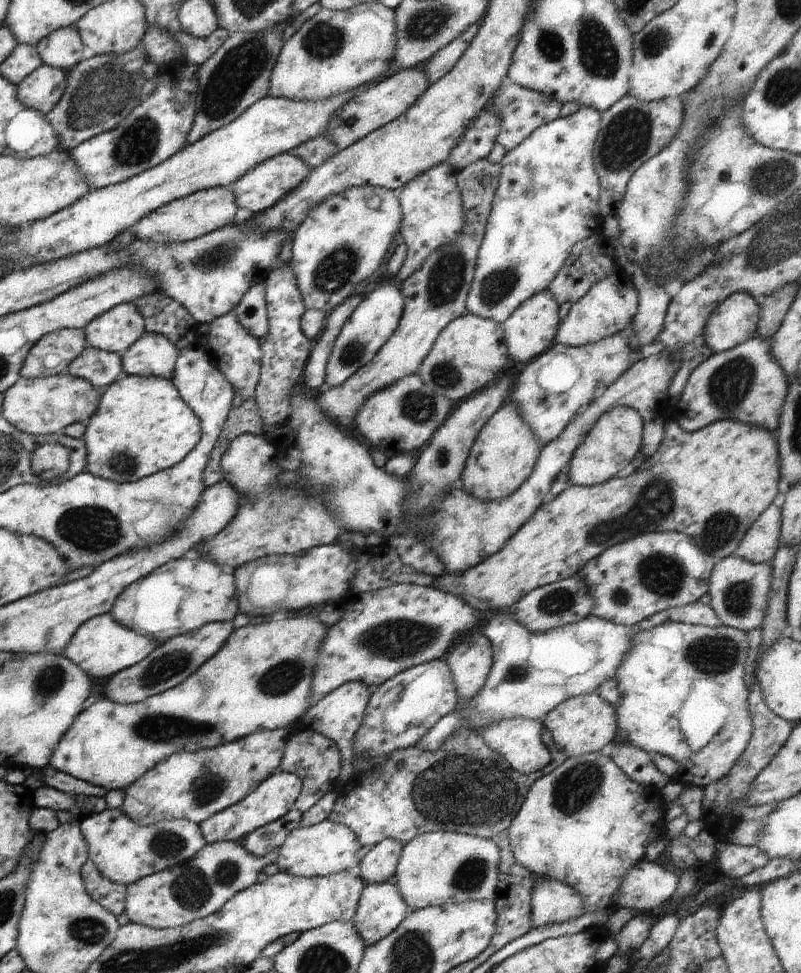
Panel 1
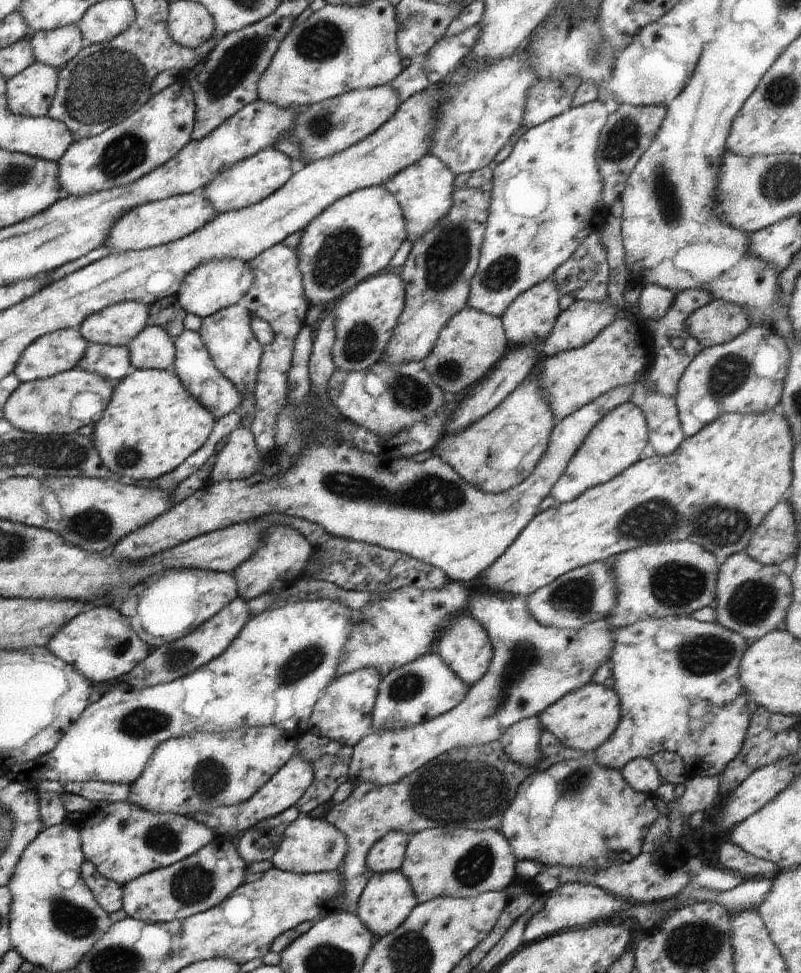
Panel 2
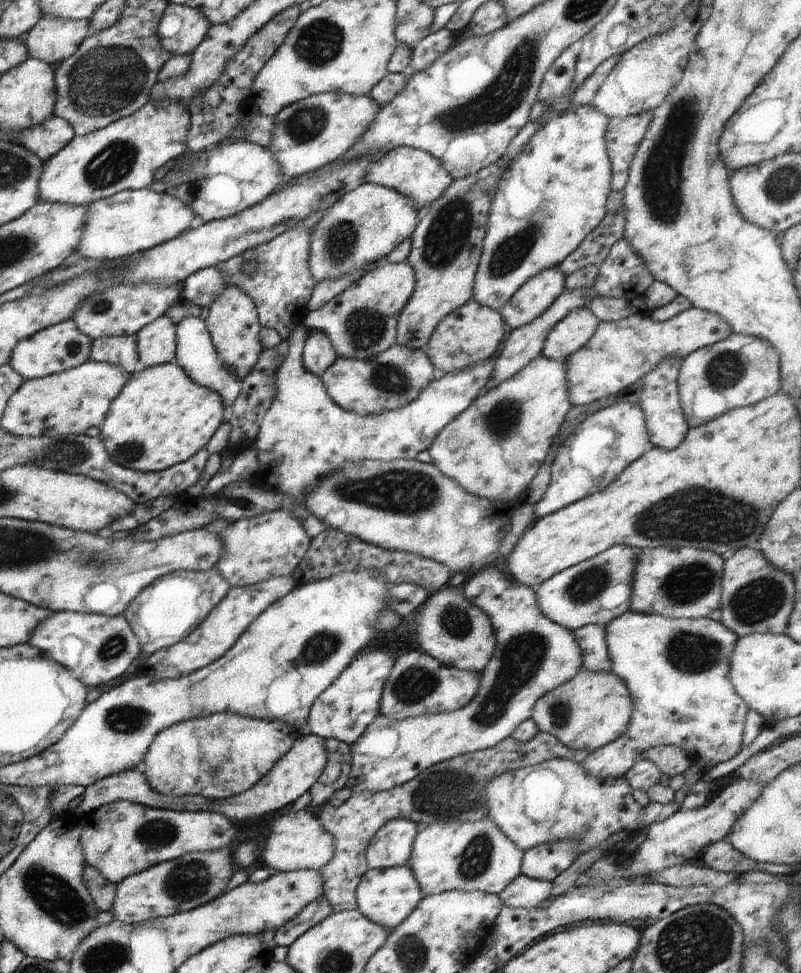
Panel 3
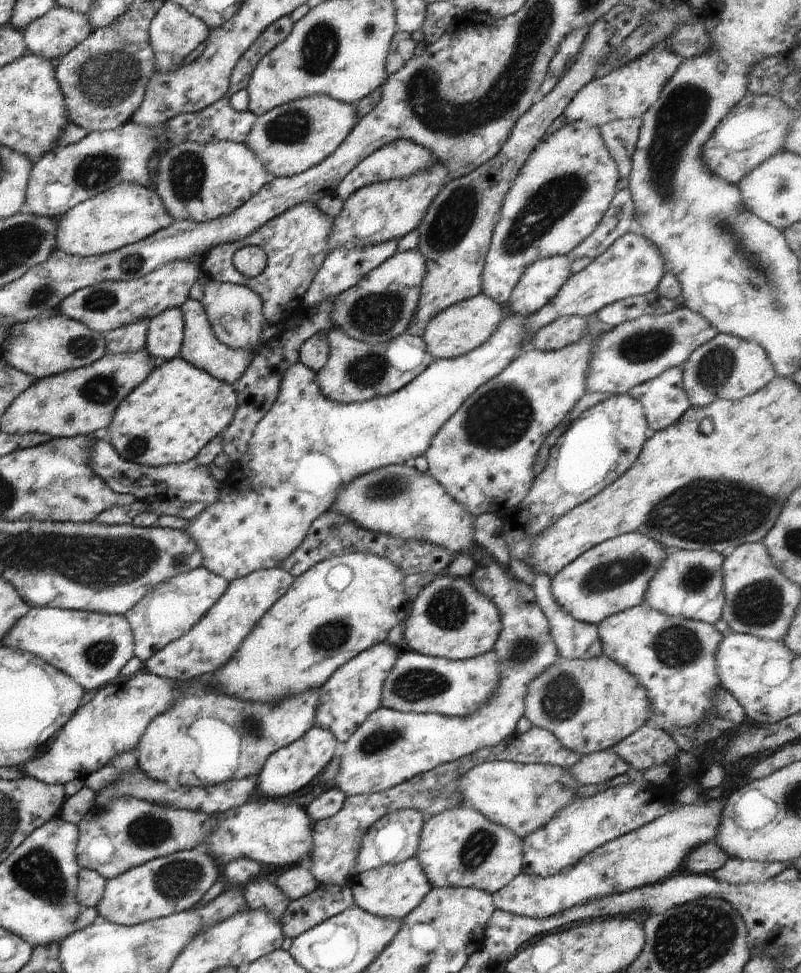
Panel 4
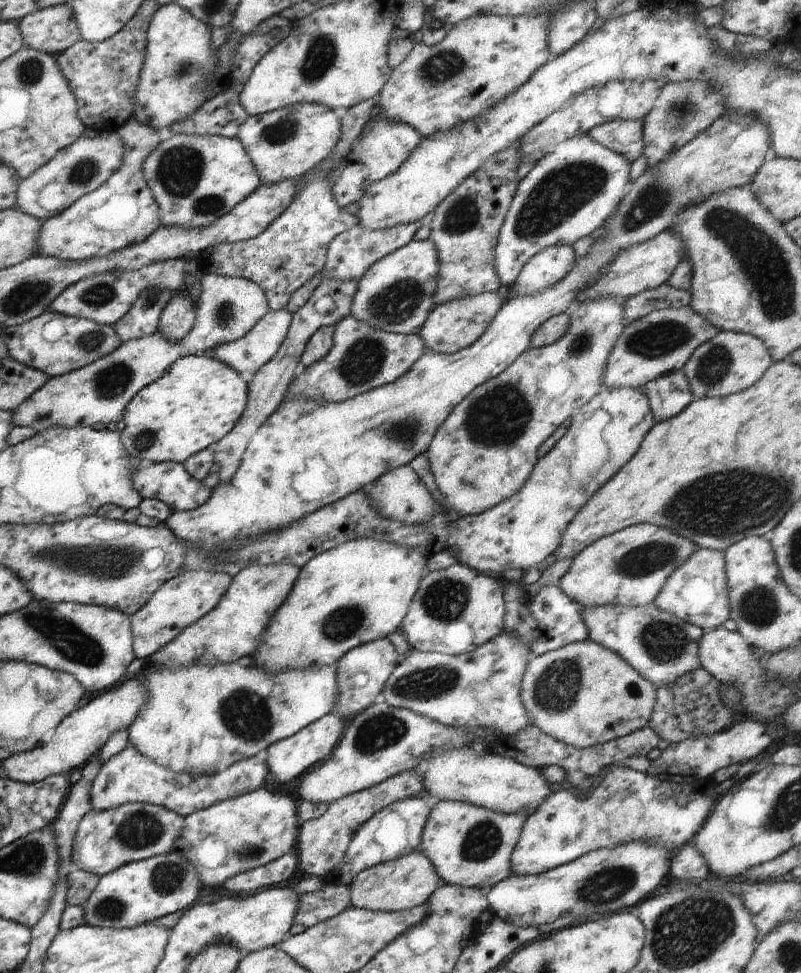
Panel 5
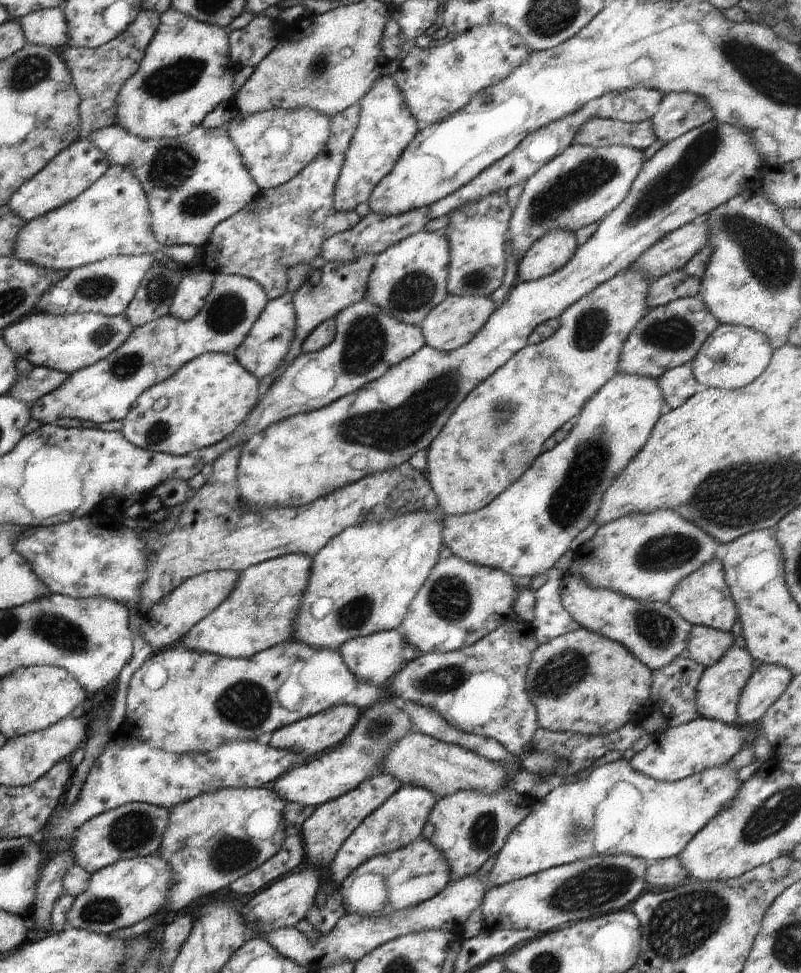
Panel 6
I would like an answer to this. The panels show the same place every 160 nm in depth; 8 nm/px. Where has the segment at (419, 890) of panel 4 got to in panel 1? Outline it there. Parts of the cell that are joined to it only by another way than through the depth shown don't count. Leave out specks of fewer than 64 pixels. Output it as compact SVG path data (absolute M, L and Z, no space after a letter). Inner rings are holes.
M393 880L366 884L351 922L369 947L394 932L411 911Z

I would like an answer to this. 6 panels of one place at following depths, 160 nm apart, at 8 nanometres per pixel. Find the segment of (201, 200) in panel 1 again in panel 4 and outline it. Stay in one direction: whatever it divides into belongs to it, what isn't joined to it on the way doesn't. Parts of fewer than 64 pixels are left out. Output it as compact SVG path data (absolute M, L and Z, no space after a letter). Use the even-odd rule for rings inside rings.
M123 182L73 206L58 218L56 248L79 257L102 256L144 240L175 220L156 191Z

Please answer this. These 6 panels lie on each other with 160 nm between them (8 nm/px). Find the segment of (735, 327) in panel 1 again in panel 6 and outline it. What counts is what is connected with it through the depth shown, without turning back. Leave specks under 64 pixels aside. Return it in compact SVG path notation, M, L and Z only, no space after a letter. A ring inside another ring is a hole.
M696 297L678 299L649 309L624 341L617 372L657 379L668 370L690 363L719 324L706 305Z

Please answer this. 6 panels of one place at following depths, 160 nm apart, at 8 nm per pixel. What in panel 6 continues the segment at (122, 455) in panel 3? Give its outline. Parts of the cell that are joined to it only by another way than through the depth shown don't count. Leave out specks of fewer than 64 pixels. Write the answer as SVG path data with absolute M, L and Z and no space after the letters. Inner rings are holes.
M206 353L181 366L169 379L148 388L137 398L133 408L122 420L121 434L136 447L182 457L220 443L236 434L247 422L258 404L262 391L262 380L250 374L228 353Z

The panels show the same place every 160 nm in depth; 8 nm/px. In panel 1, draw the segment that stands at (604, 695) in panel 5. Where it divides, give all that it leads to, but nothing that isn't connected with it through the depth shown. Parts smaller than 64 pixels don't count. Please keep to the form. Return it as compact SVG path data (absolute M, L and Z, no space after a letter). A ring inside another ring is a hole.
M597 693L580 695L561 702L542 718L554 744L568 757L601 751L617 738L616 709Z

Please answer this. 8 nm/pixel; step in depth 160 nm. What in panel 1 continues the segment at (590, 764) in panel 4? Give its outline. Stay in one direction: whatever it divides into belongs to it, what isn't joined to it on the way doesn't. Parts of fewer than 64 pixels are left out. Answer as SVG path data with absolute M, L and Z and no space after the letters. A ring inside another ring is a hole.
M669 622L645 631L637 630L633 638L631 651L624 657L615 676L620 693L620 702L615 710L617 714L616 742L634 744L635 747L645 750L649 754L658 753L672 758L678 764L677 774L672 777L672 780L688 787L700 786L703 788L710 783L718 782L723 776L726 776L742 756L753 731L753 720L748 708L750 688L744 684L744 663L749 650L748 642L747 634L743 630L734 627L705 627ZM682 708L686 708L686 728L682 728Z

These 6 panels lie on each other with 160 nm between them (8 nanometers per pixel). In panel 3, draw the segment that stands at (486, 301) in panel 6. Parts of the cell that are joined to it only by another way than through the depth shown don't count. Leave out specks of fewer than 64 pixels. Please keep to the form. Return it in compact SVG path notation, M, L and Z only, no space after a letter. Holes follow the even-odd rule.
M470 300L454 312L447 314L436 325L430 340L421 349L428 355L434 368L436 368L436 372L445 375L474 365L482 365L485 360L495 358L505 340L506 333L506 324L498 311L492 310L475 300Z

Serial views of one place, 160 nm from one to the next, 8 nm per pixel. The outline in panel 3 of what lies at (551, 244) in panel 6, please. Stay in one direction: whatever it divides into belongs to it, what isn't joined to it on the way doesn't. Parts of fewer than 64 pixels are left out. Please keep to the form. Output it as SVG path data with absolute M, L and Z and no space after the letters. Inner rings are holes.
M558 268L539 272L526 281L500 310L507 330L531 323L565 291L566 275Z

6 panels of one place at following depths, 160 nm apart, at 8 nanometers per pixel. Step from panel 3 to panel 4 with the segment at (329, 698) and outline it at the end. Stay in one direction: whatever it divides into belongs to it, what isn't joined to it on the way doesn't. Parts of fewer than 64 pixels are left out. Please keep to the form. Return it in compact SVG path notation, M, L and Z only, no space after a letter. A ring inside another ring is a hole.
M388 640L374 645L343 664L317 690L314 727L329 730L338 742L346 742L356 729L381 706L384 683L401 651Z

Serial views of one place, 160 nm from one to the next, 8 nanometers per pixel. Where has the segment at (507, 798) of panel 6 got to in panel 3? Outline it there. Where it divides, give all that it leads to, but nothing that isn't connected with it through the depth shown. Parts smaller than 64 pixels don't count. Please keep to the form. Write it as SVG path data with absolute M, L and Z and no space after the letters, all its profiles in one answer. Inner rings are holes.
M489 818L477 823L439 822L418 831L406 865L417 878L424 897L446 891L482 891L497 895L521 874L524 853Z

